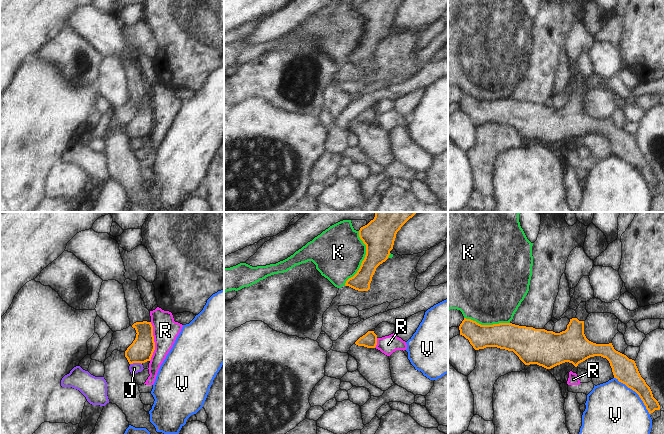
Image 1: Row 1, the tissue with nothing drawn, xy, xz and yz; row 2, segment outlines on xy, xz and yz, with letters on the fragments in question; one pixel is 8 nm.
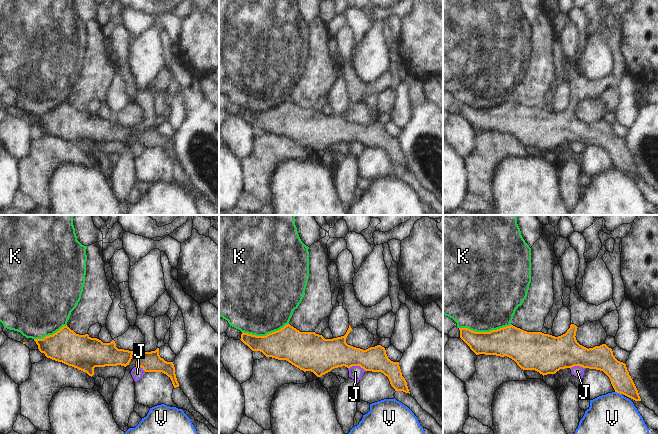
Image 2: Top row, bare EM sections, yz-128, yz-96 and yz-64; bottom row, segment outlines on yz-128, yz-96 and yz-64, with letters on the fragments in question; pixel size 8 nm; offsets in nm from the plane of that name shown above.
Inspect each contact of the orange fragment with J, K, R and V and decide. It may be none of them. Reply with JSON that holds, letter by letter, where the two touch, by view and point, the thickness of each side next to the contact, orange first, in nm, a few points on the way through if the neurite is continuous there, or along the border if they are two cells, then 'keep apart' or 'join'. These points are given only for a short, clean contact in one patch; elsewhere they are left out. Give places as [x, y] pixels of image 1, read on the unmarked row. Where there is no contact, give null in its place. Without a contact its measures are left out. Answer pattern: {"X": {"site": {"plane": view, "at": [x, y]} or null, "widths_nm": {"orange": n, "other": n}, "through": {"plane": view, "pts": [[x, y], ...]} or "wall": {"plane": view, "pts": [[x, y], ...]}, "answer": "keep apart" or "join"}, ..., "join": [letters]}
{"J": {"site": {"plane": "xy", "at": [135, 138]}, "widths_nm": {"orange": 190, "other": 90}, "wall": {"plane": "xy", "pts": [[141, 139], [130, 140]]}, "answer": "keep apart"}, "K": {"site": {"plane": "xz", "at": [364, 35]}, "widths_nm": {"orange": 240, "other": 400}, "answer": "keep apart"}, "R": {"site": {"plane": "xy", "at": [153, 117]}, "widths_nm": {"orange": 190, "other": 200}, "wall": {"plane": "xy", "pts": [[151, 98], [154, 127], [149, 136]]}, "answer": "keep apart"}, "V": {"site": {"plane": "yz", "at": [636, 168]}, "widths_nm": {"orange": 190, "other": 480}, "answer": "keep apart"}, "join": []}

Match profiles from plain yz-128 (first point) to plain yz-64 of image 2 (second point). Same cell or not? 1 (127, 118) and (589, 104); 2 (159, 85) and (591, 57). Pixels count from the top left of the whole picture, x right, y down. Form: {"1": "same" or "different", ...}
{"1": "same", "2": "different"}

